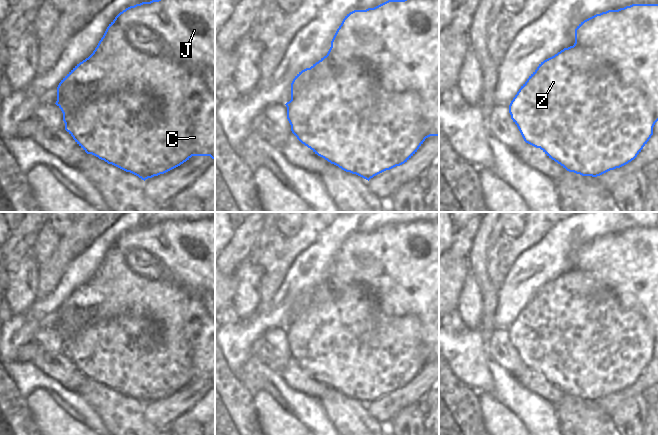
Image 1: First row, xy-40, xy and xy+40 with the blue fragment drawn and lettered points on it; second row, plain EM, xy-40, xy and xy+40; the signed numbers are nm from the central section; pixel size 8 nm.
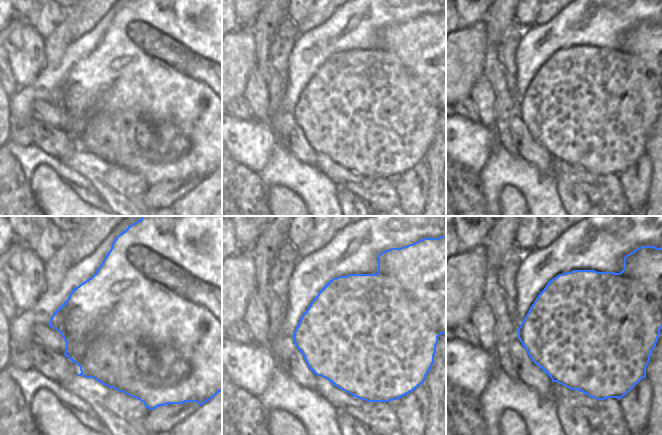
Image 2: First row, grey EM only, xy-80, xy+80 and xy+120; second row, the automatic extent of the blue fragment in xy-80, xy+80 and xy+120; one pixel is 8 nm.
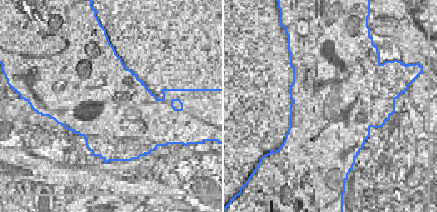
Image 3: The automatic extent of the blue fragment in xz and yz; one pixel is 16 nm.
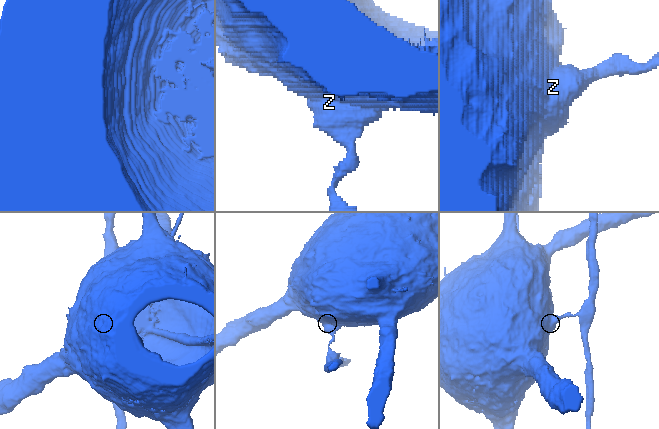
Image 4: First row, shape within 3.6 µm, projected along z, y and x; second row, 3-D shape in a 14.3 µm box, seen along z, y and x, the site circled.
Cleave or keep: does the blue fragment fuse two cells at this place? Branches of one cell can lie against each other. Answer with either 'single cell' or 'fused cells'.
fused cells

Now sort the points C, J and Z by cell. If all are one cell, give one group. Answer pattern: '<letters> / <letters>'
C J / Z

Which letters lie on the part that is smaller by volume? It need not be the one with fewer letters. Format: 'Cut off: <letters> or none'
Cut off: Z

